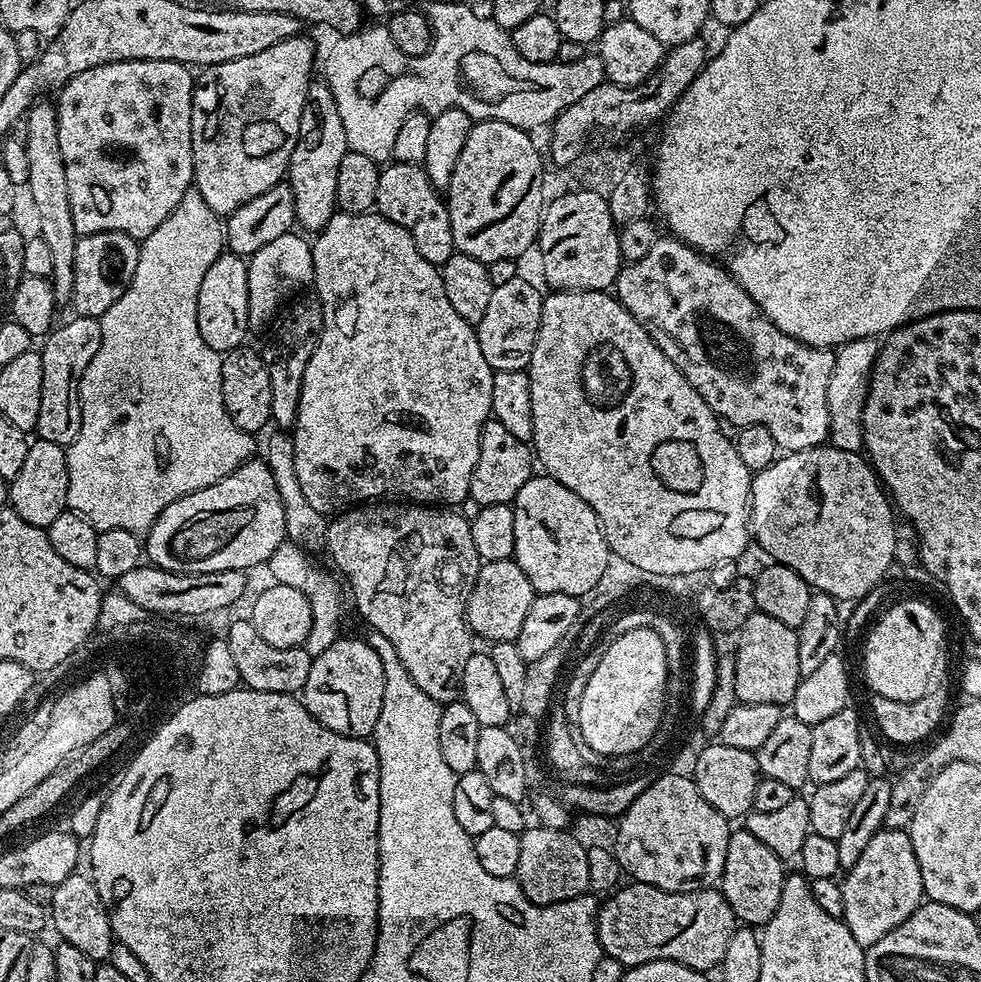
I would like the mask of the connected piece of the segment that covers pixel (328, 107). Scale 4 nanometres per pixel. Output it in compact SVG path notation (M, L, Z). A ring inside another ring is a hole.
M323 78L313 79L308 86L306 102L302 106L298 142L294 146L294 154L290 154L286 173L286 182L294 194L296 224L304 227L305 233L319 233L326 222L330 222L330 218L336 215L338 165L348 152L346 126L342 126L338 102L334 102L334 94L330 94L330 86Z

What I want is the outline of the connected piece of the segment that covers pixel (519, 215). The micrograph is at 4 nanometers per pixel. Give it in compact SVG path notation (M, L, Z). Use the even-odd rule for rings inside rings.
M482 120L473 123L458 160L454 164L450 186L445 191L445 204L450 214L450 228L457 251L489 265L494 261L518 260L539 239L543 223L544 172L540 154L525 129L501 120Z

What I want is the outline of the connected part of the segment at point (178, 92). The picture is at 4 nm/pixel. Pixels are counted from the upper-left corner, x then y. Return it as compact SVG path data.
M123 60L122 62L110 62L102 66L94 66L94 70L78 74L73 80L69 80L63 88L59 89L58 97L58 142L62 146L62 158L66 162L66 182L70 186L70 206L74 218L74 230L77 237L86 234L98 234L106 230L114 230L122 234L130 234L137 242L142 242L182 202L182 198L193 187L192 178L192 90L194 76L191 76L189 65L178 62L162 62L161 60Z

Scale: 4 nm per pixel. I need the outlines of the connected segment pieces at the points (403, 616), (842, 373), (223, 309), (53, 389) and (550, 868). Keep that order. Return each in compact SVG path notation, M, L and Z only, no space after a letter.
M372 502L341 511L329 523L326 552L336 563L335 571L341 577L348 576L352 600L365 625L382 634L394 646L402 666L418 688L441 706L457 699L466 658L474 651L474 637L464 619L464 607L468 605L468 595L482 563L474 550L471 523L465 521L459 511L444 506Z
M858 338L835 349L834 370L830 370L830 386L826 386L826 402L830 414L828 435L831 447L847 452L860 452L864 447L862 438L862 414L868 397L868 383L872 367L880 352L881 341L876 338Z
M227 250L220 253L219 258L206 270L206 278L202 278L202 286L198 286L198 330L202 330L202 338L206 346L218 353L231 352L245 343L244 335L249 335L248 328L248 292L247 270L249 261L243 256L236 256Z
M73 315L65 324L57 323L43 337L44 348L39 349L42 358L42 402L38 405L38 422L34 432L39 439L54 442L67 449L78 438L82 426L80 409L80 383L86 366L94 362L98 346L102 346L102 326L94 316Z
M525 827L519 833L518 870L515 879L532 904L561 904L589 891L588 848L568 828Z

